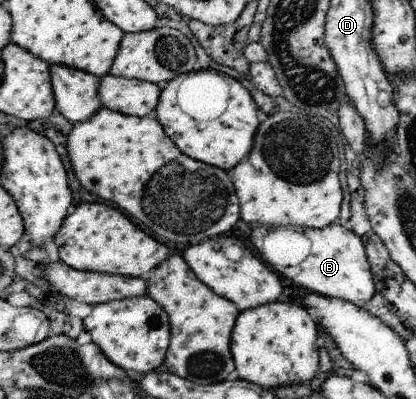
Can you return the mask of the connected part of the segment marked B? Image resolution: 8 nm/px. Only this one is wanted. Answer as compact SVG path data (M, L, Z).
M338 221L323 228L306 228L310 239L310 253L298 265L277 269L283 280L294 288L344 301L368 301L374 295L374 280L362 238L354 231L344 228Z

